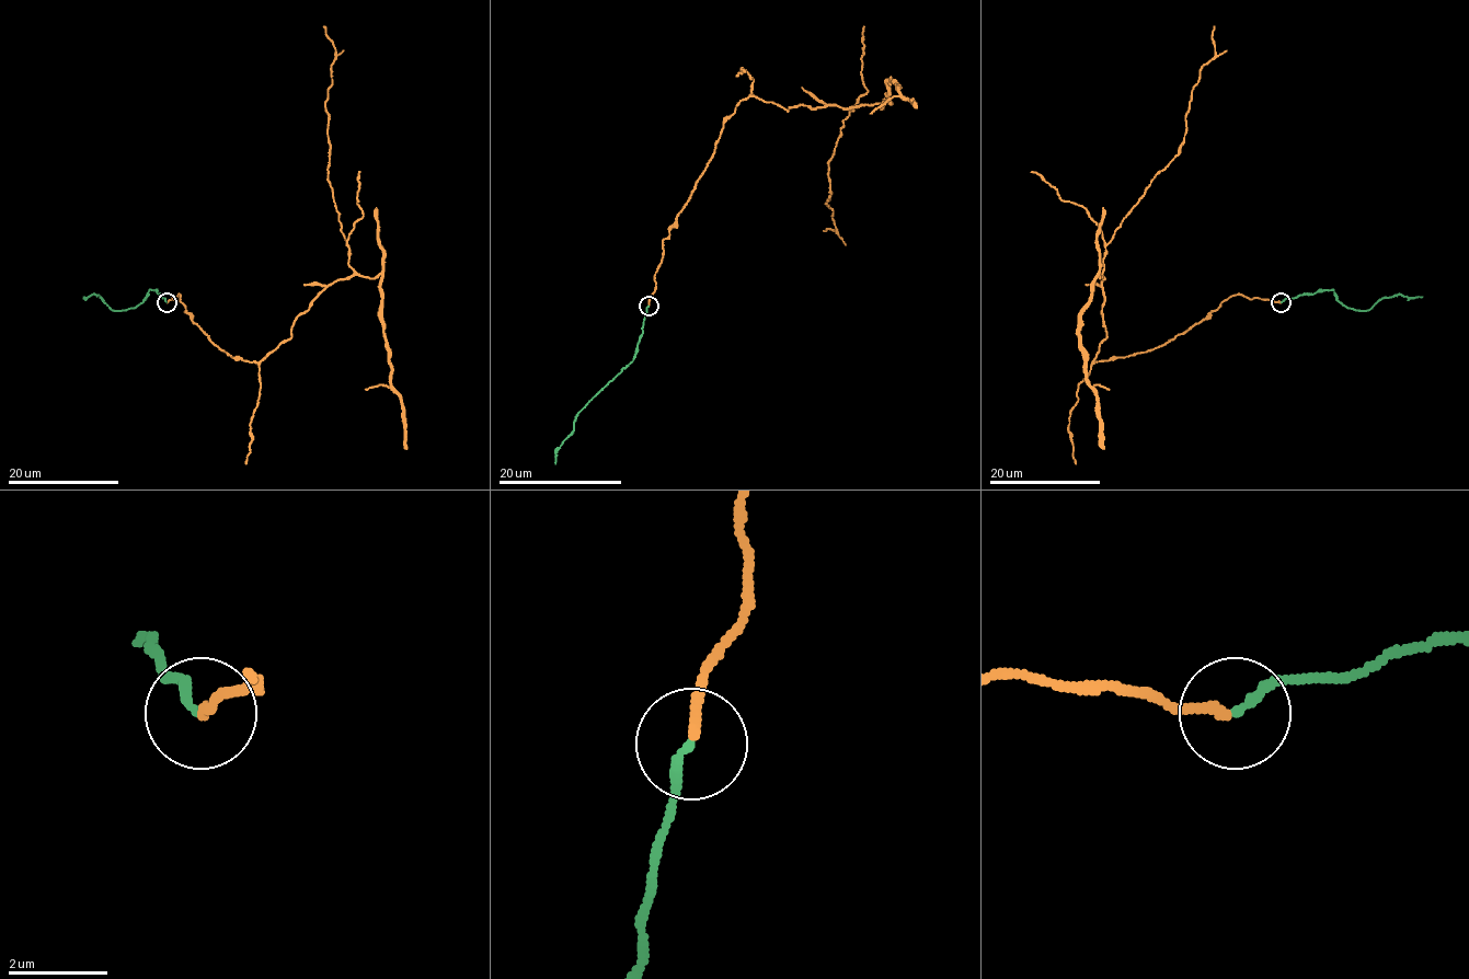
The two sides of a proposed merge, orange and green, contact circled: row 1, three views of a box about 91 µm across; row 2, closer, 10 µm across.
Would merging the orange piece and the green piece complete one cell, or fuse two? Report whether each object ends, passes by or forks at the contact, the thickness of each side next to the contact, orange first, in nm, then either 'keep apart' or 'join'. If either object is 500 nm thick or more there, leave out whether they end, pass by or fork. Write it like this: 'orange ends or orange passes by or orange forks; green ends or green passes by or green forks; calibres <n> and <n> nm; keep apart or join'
orange ends; green ends; calibres 200 and 180 nm; join

